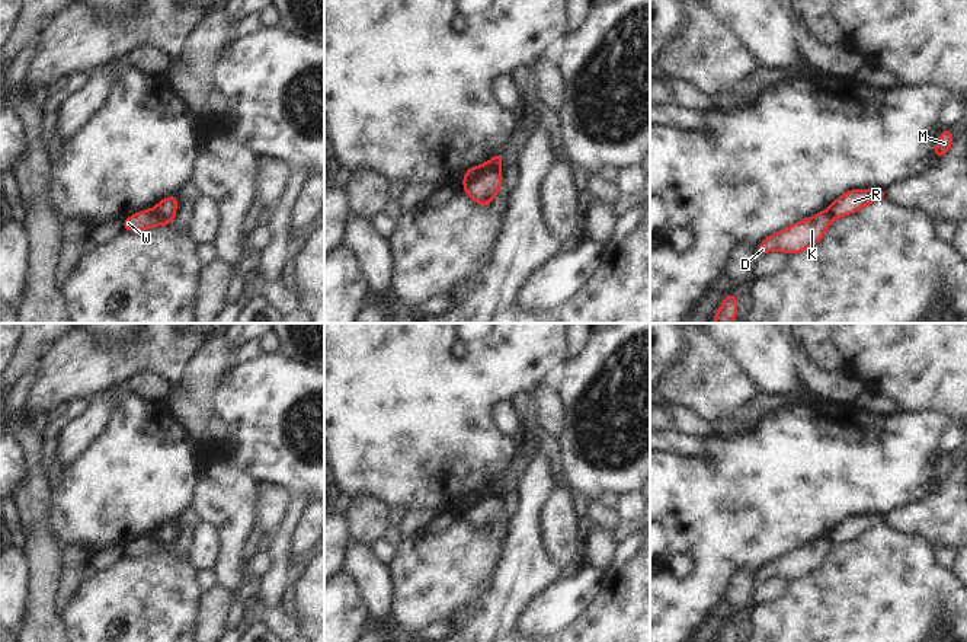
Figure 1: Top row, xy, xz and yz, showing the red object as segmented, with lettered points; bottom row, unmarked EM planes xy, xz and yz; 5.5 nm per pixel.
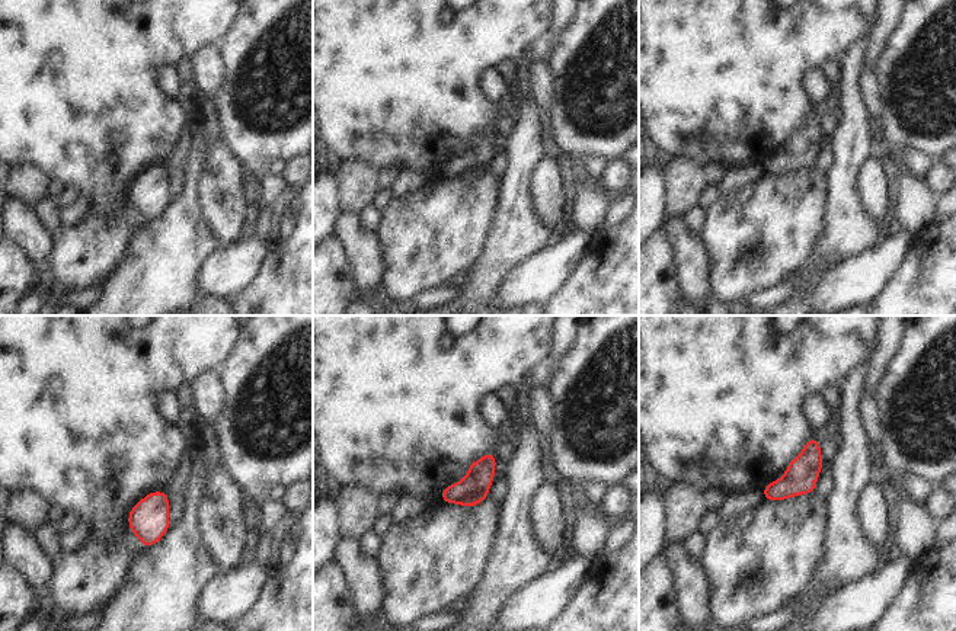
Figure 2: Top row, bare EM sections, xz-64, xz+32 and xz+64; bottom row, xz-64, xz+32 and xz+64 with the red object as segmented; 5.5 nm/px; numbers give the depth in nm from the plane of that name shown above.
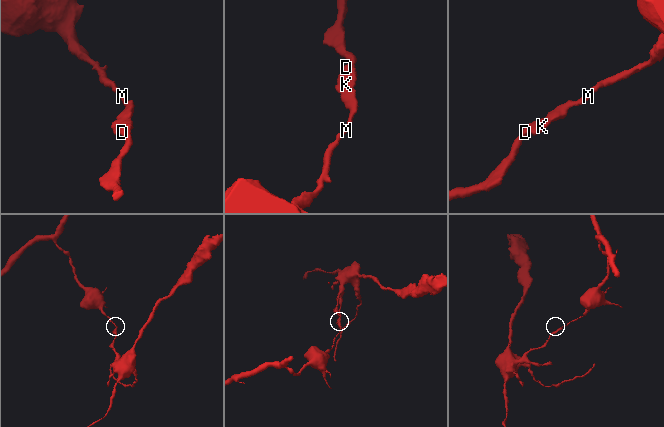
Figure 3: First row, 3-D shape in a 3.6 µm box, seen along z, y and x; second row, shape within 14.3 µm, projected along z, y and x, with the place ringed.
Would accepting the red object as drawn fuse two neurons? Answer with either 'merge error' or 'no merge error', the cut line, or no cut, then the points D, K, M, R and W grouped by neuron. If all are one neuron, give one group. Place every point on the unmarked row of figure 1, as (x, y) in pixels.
merge error | xz (498, 494), (489, 494), (477, 500), (463, 513) | D K W / M R

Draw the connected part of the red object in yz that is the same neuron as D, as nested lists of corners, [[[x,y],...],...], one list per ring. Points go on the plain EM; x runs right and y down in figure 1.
[[[822,536],[813,543],[797,546],[790,553],[766,562],[756,572],[756,584],[772,576],[798,581],[819,569],[833,546],[827,536]]]

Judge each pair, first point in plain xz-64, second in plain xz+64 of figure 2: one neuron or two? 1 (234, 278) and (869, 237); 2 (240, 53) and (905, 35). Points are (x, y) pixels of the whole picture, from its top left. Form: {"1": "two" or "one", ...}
{"1": "two", "2": "one"}

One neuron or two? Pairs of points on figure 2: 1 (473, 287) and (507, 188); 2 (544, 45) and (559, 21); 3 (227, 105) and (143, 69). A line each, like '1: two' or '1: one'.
1: one
2: one
3: two

